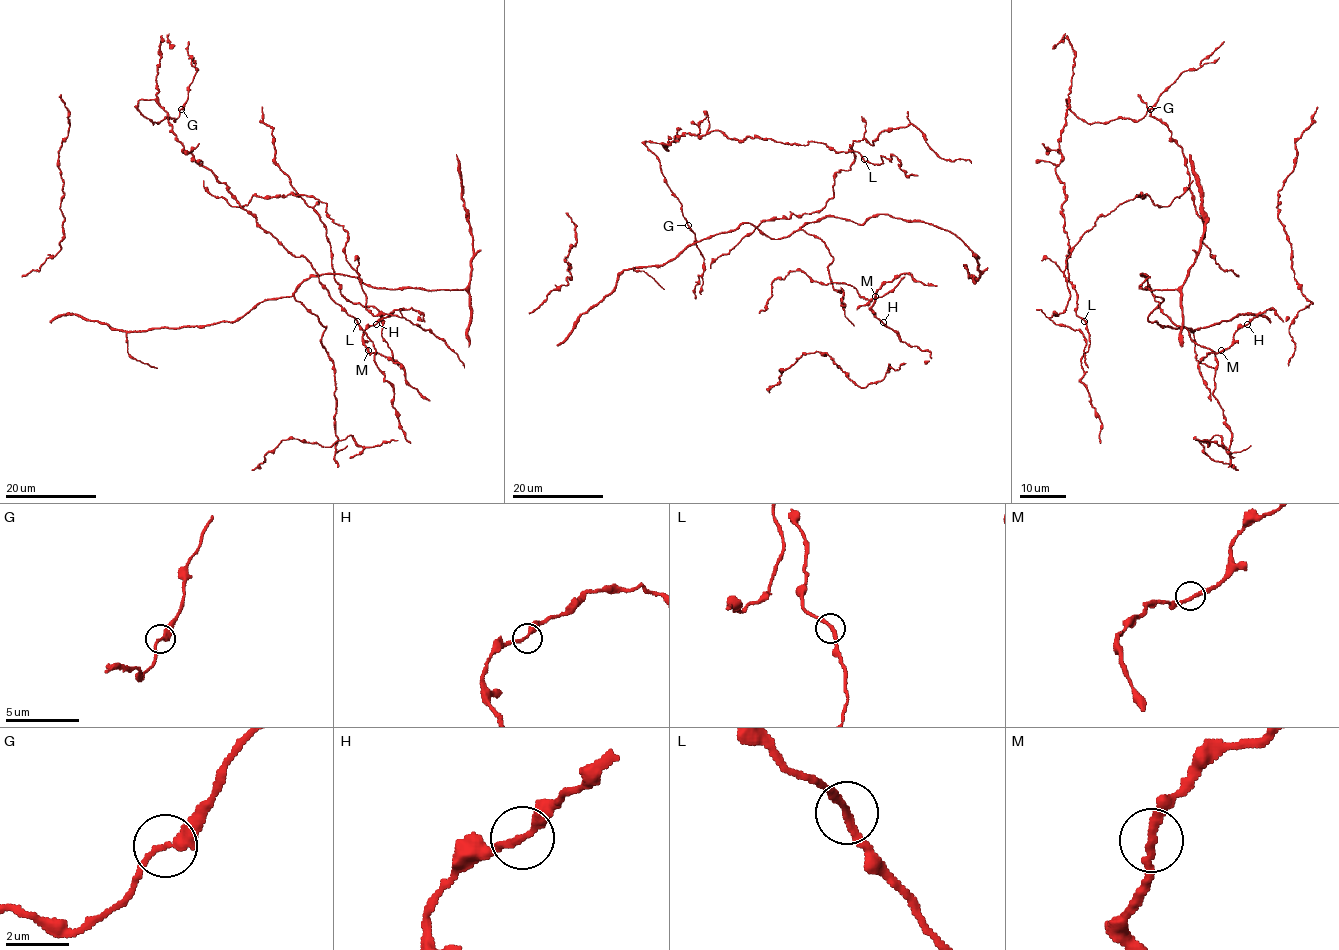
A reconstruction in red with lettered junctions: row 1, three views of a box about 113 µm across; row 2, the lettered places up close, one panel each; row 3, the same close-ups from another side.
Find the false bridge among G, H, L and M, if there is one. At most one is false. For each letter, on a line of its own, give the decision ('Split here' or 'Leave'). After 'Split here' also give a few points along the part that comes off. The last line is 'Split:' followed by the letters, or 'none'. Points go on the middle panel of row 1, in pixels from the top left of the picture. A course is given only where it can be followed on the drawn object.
G: Leave
H: Leave
L: Leave
M: Leave
Split: none

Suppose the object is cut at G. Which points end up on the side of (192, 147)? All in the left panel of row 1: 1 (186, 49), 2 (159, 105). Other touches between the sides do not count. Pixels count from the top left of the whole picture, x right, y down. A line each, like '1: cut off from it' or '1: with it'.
1: cut off from it
2: with it

